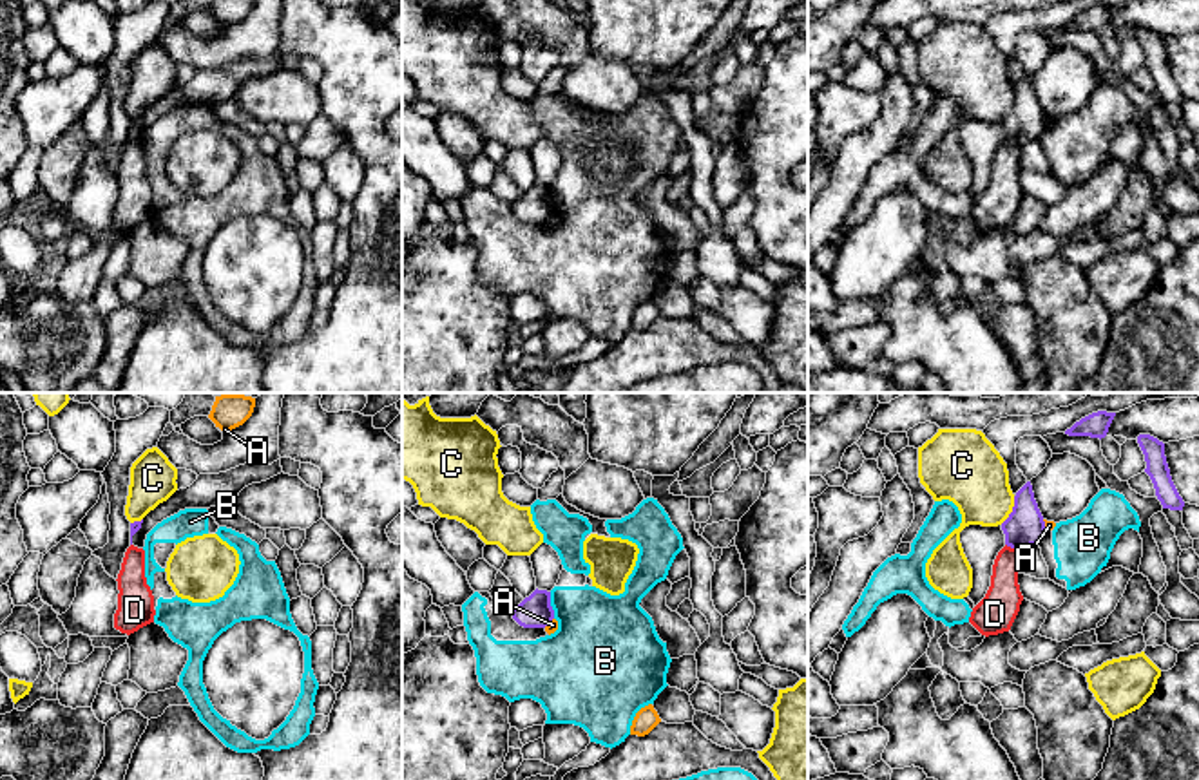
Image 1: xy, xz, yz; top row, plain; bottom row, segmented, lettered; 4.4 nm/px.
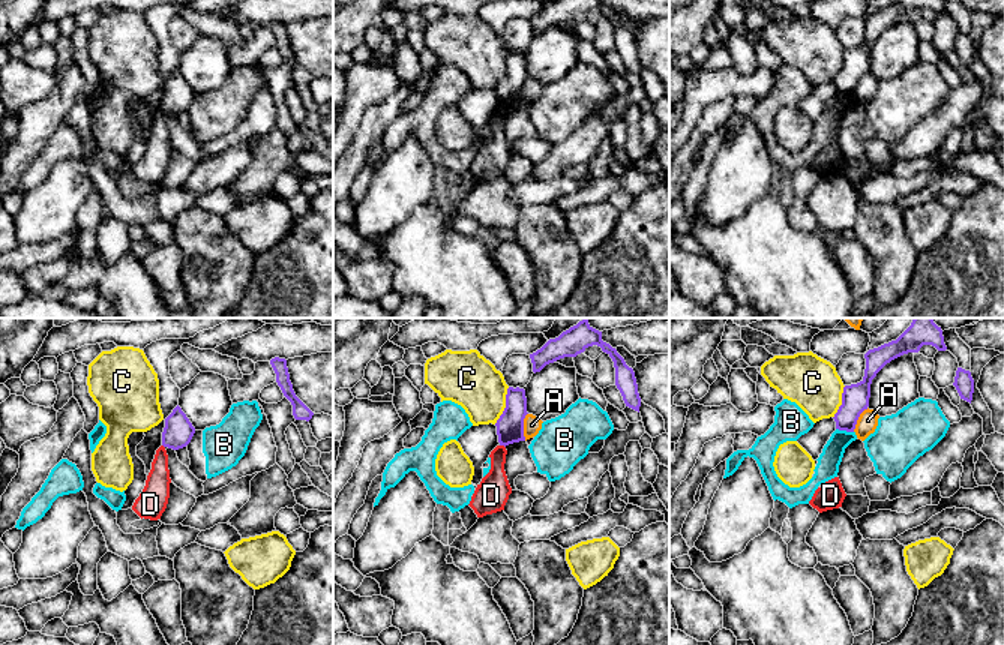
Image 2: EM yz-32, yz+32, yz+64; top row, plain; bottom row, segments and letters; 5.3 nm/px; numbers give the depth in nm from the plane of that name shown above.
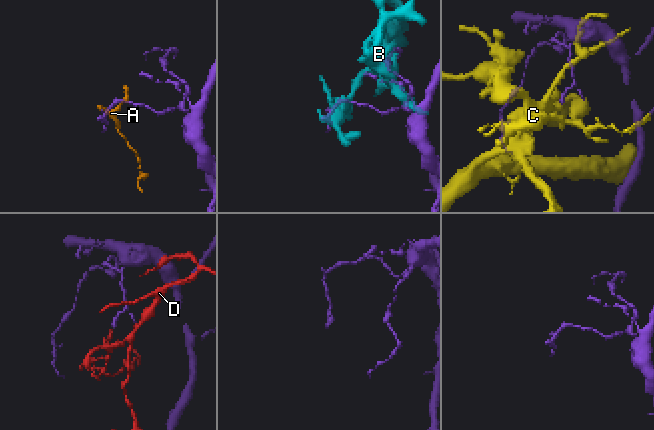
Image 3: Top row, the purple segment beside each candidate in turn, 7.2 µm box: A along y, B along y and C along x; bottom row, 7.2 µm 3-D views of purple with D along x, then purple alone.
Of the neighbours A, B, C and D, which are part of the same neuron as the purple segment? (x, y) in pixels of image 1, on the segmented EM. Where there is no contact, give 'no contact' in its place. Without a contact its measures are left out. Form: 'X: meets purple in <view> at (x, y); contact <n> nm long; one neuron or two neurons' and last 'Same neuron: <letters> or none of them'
A: meets purple in yz at (1044, 525); contact 60 nm long; two neurons
B: meets purple in xz at (549, 605); contact 120 nm long; two neurons
C: meets purple in yz at (1013, 511); contact 140 nm long; two neurons
D: meets purple in yz at (1013, 547); contact 70 nm long; one neuron
Same neuron: D

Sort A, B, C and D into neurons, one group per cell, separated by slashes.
A / B / C / D

